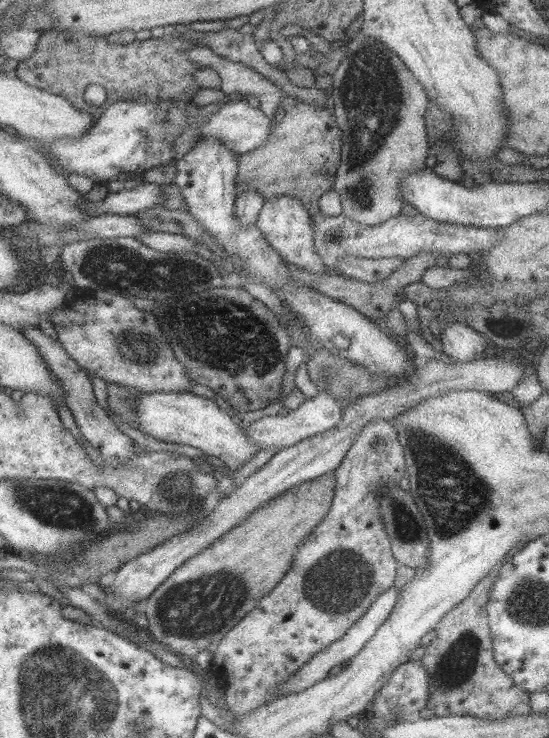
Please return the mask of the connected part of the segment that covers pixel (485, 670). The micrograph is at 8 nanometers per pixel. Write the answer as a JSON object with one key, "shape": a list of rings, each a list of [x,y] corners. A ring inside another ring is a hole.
{"shape":[[[525,545],[507,550],[507,554],[473,588],[471,593],[452,610],[440,618],[434,631],[435,637],[420,658],[421,668],[427,674],[427,706],[435,716],[473,716],[483,720],[503,720],[531,714],[529,694],[517,686],[493,660],[492,640],[488,630],[487,614],[484,610],[489,589],[494,585],[495,575],[501,565],[511,559]]]}

